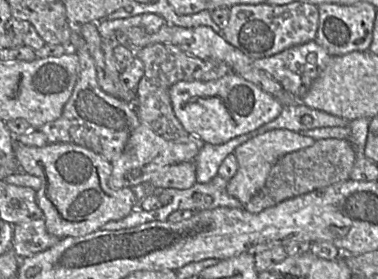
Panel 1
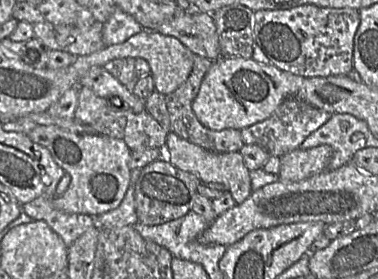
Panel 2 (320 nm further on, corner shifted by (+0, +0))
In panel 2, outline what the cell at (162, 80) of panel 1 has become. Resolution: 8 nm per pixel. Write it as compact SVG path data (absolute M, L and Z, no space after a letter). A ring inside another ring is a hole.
M195 55L193 68L187 80L184 83L182 83L172 93L166 95L165 100L170 117L171 132L175 133L182 139L195 145L198 145L211 152L219 152L219 153L237 152L242 148L242 146L245 145L241 137L241 130L236 129L225 129L221 131L211 130L205 127L198 120L198 118L196 117L195 113L192 110L192 103L200 89L201 83L206 73L211 68L212 64L213 61L201 57L199 55Z

